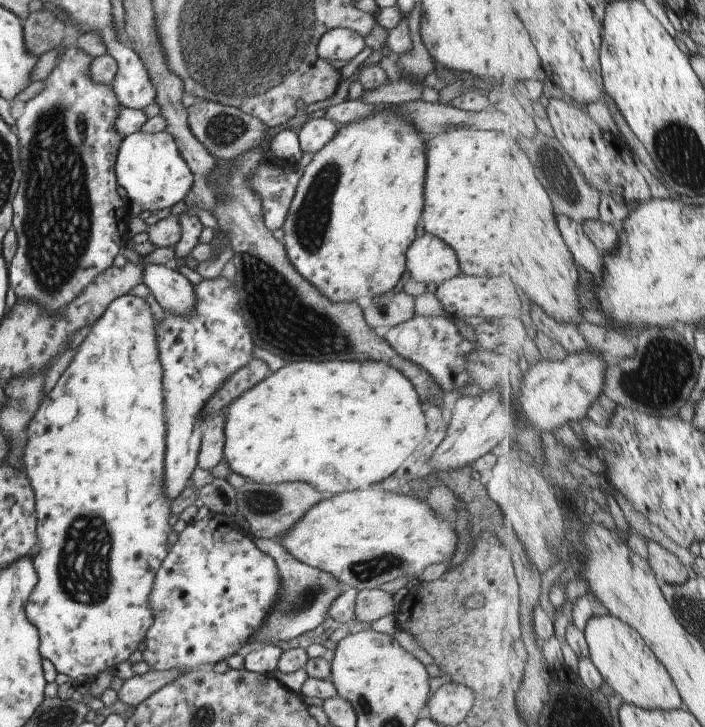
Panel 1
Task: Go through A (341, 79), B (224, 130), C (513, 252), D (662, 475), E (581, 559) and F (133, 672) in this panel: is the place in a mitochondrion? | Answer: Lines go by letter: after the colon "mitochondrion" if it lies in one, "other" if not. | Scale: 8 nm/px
A: other
B: mitochondrion
C: other
D: other
E: other
F: other

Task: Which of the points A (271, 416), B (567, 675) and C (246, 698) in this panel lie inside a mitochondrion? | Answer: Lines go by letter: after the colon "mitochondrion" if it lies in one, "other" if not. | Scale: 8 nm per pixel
A: other
B: other
C: other

